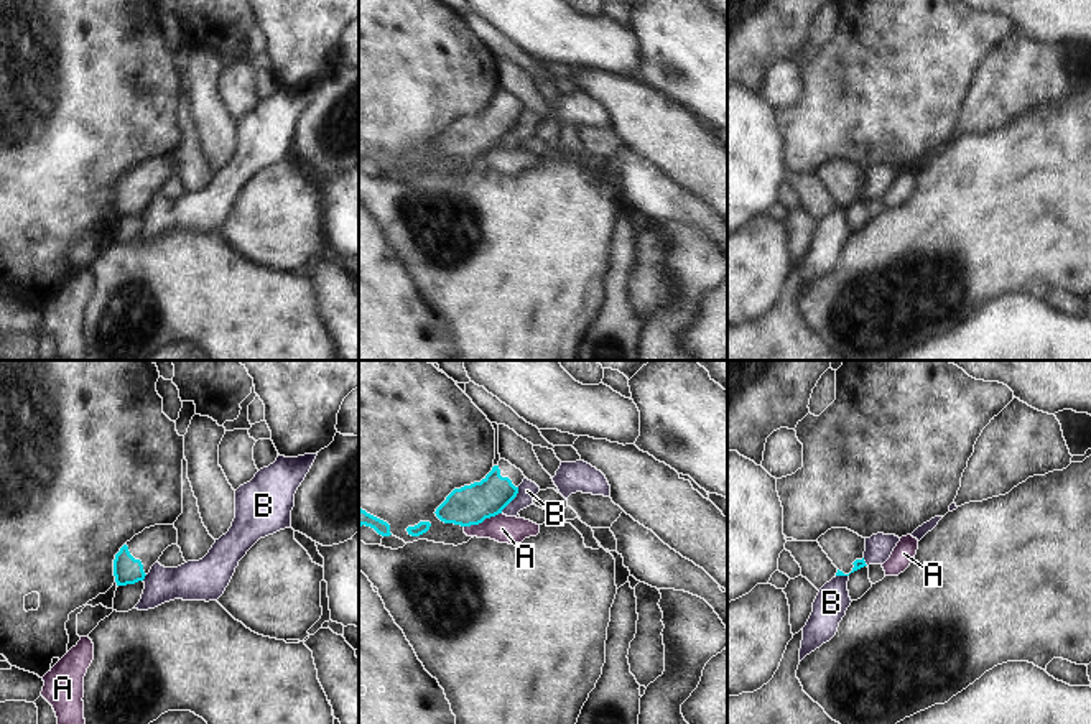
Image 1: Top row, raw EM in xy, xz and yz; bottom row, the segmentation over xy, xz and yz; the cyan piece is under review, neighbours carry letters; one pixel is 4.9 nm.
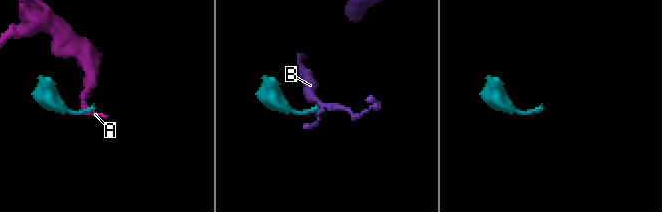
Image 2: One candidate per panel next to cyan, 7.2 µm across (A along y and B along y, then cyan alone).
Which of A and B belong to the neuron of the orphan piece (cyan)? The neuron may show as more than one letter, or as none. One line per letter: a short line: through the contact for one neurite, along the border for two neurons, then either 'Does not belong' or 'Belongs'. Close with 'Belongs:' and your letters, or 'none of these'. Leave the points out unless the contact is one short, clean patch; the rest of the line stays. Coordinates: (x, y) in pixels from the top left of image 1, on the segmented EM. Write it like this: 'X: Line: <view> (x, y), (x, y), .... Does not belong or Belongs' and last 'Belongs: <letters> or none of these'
A: Line: xz (501, 512), (464, 527). Does not belong
B: Line: xz (519, 487), (519, 492), (501, 512). Does not belong
Belongs: none of these.

